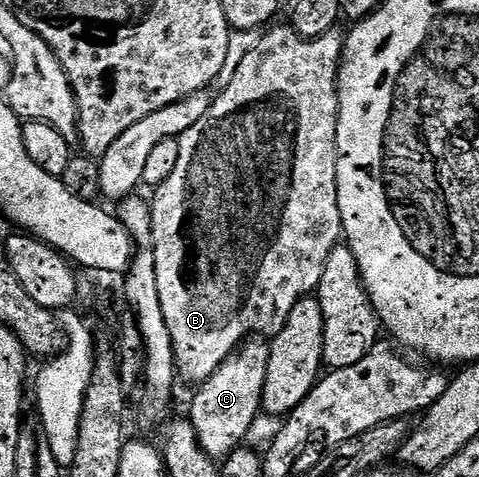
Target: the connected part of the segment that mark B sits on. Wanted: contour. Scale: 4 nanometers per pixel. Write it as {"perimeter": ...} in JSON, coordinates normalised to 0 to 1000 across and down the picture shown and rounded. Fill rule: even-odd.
{"perimeter":[[[570,52],[545,78],[526,107],[516,109],[497,134],[478,180],[443,205],[443,222],[386,281],[378,281],[372,346],[355,361],[355,377],[324,392],[326,417],[315,417],[317,512],[322,562],[330,570],[330,629],[338,629],[338,662],[347,662],[347,688],[355,688],[355,713],[367,748],[367,774],[378,795],[415,805],[430,799],[476,751],[484,748],[511,715],[528,704],[572,704],[589,696],[597,662],[605,662],[622,629],[658,618],[668,602],[672,570],[681,570],[681,545],[689,528],[714,507],[714,453],[706,436],[706,386],[701,384],[701,279],[710,233],[710,124],[718,119],[720,73],[708,61],[681,67],[662,80],[633,80],[608,52]]]}

